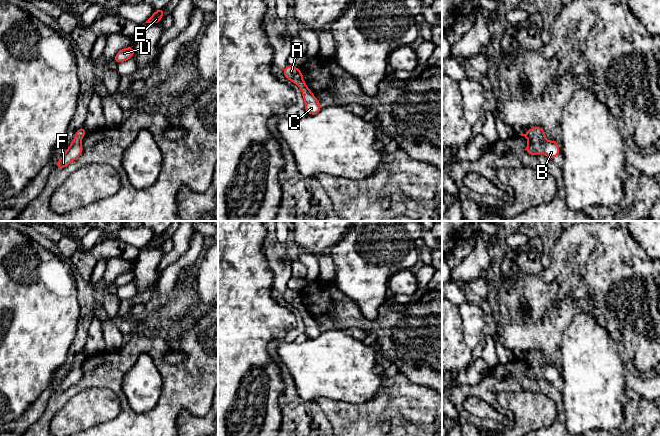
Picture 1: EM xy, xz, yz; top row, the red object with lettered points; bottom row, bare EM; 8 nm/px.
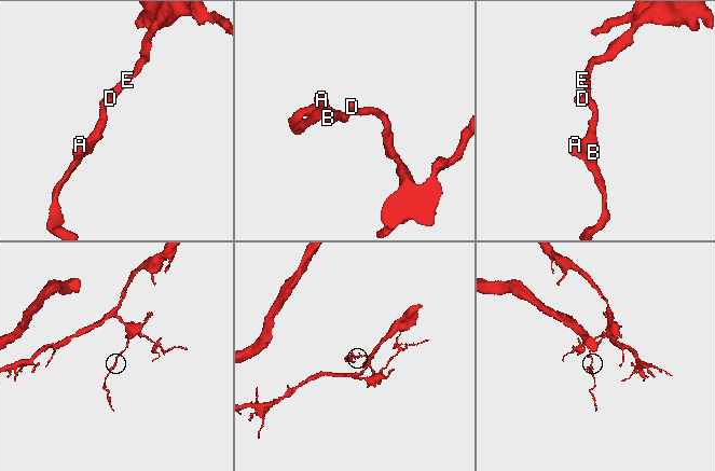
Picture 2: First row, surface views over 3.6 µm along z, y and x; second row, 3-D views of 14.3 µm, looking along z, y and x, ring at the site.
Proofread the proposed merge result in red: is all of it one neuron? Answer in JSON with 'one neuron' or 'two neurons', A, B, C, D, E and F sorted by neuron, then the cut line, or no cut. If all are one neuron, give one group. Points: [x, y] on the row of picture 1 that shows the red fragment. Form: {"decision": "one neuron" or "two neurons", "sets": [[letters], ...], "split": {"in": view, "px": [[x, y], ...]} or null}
{"decision": "one neuron", "sets": [["A", "B", "C", "D", "E", "F"]], "split": null}

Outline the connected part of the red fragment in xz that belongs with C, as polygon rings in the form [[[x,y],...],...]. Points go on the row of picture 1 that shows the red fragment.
[[[287,65],[286,68],[283,70],[283,74],[289,81],[297,84],[301,91],[305,101],[305,110],[310,115],[315,115],[321,110],[321,105],[319,104],[317,98],[313,95],[310,89],[306,86],[304,79],[302,77],[302,72],[300,69],[292,66]]]

